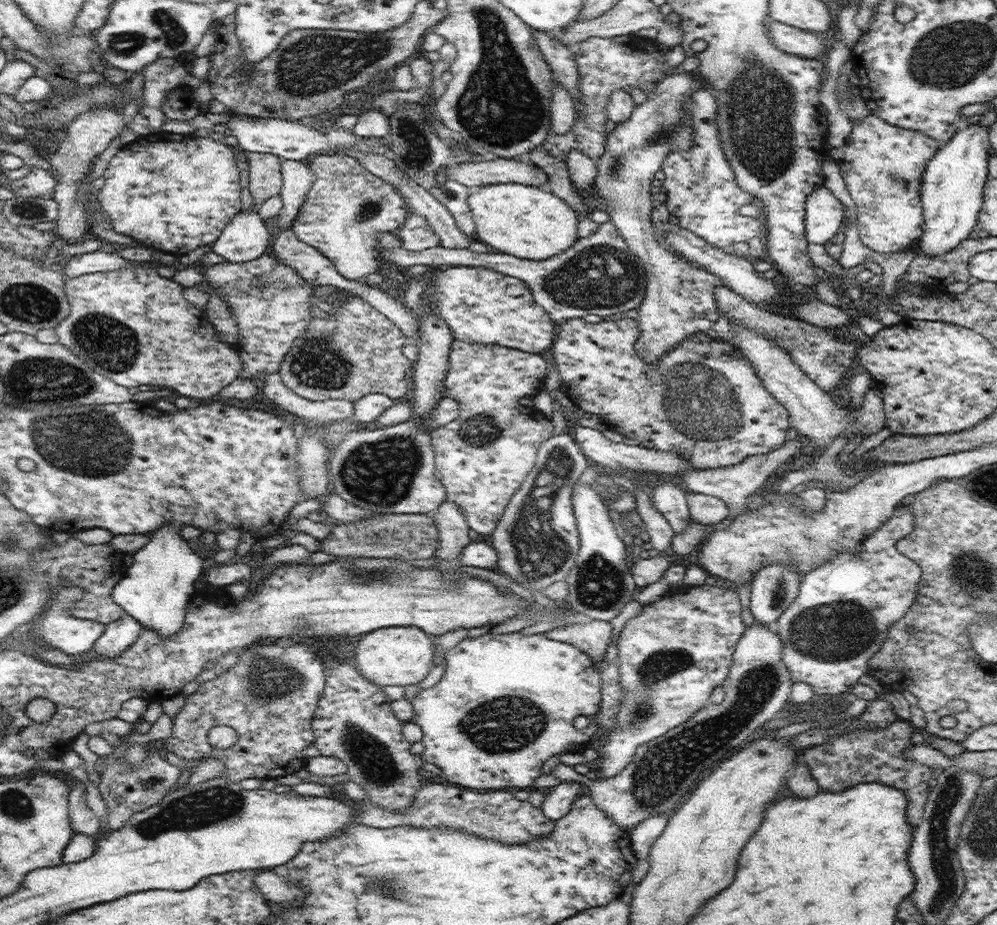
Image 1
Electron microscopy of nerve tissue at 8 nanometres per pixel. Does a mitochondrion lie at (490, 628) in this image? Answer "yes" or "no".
no

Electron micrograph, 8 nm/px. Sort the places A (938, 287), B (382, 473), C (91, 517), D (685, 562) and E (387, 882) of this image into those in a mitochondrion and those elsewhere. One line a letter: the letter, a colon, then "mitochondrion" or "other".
A: other
B: mitochondrion
C: other
D: other
E: mitochondrion

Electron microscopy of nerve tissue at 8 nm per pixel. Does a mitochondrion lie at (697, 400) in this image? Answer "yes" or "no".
yes

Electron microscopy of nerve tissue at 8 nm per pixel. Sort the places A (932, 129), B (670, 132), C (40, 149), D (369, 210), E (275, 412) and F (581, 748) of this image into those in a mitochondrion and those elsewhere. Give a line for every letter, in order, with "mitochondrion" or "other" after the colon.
A: other
B: mitochondrion
C: other
D: mitochondrion
E: other
F: other

